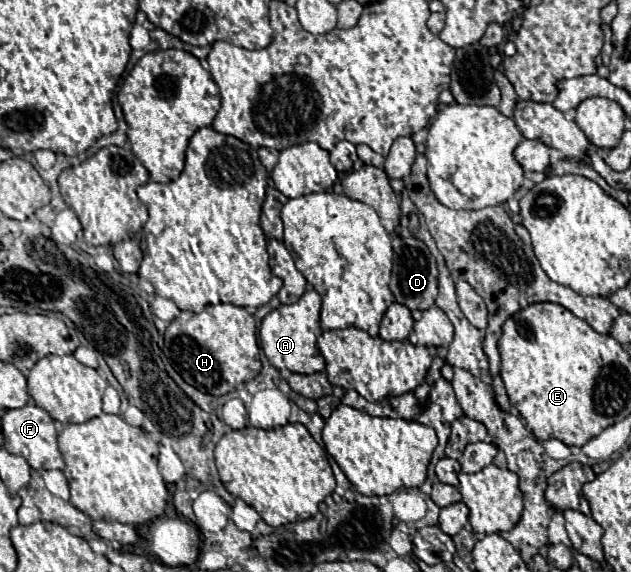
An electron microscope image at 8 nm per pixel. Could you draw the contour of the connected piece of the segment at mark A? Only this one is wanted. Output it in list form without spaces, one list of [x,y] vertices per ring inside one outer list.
[[[308,290],[304,296],[294,304],[282,304],[280,308],[272,310],[260,326],[260,344],[269,362],[277,369],[288,369],[298,374],[316,374],[322,372],[326,362],[316,346],[318,336],[322,334],[320,328],[320,306],[322,298],[318,292]]]

